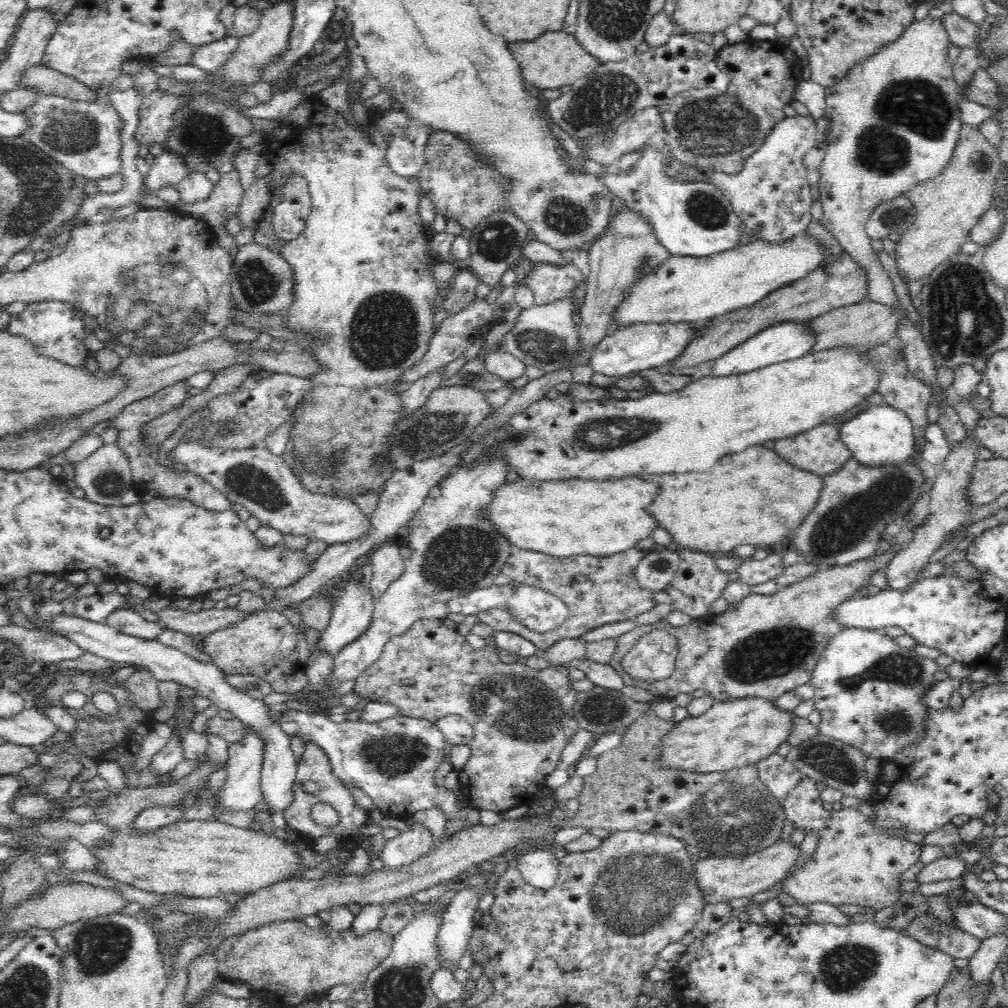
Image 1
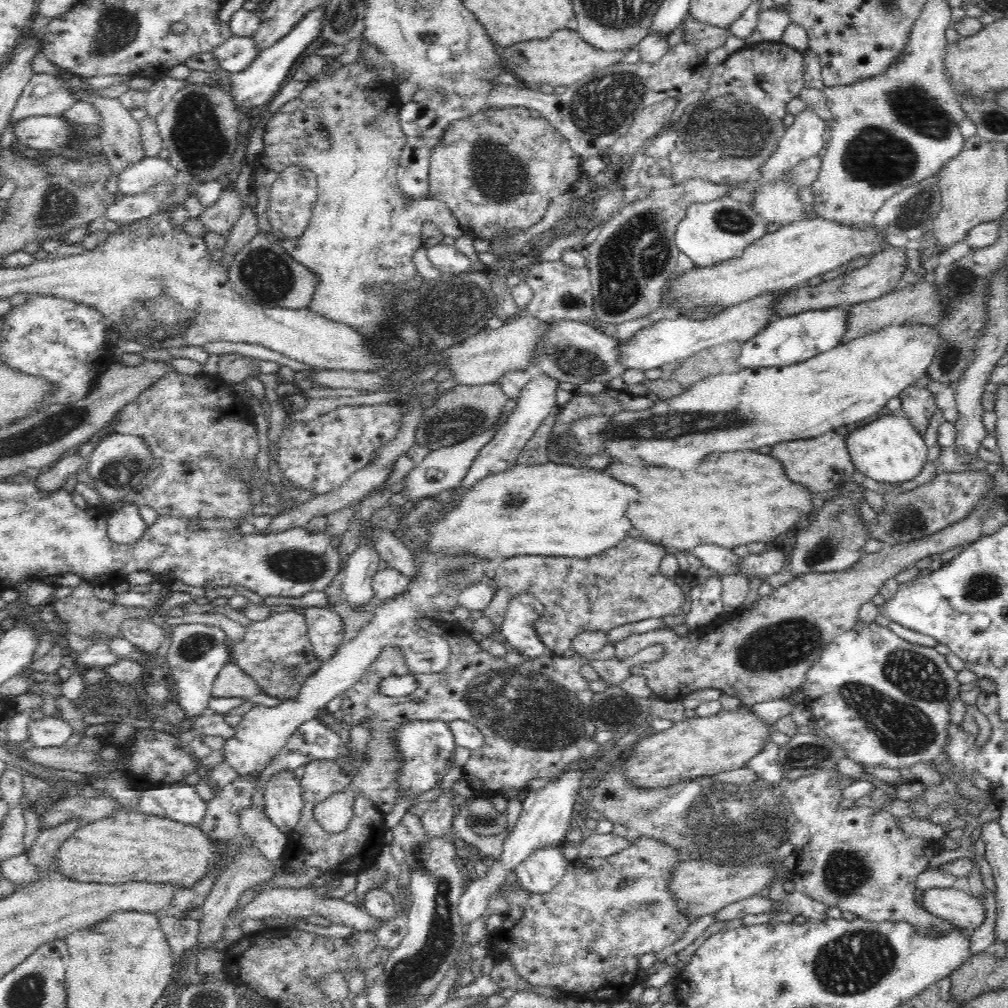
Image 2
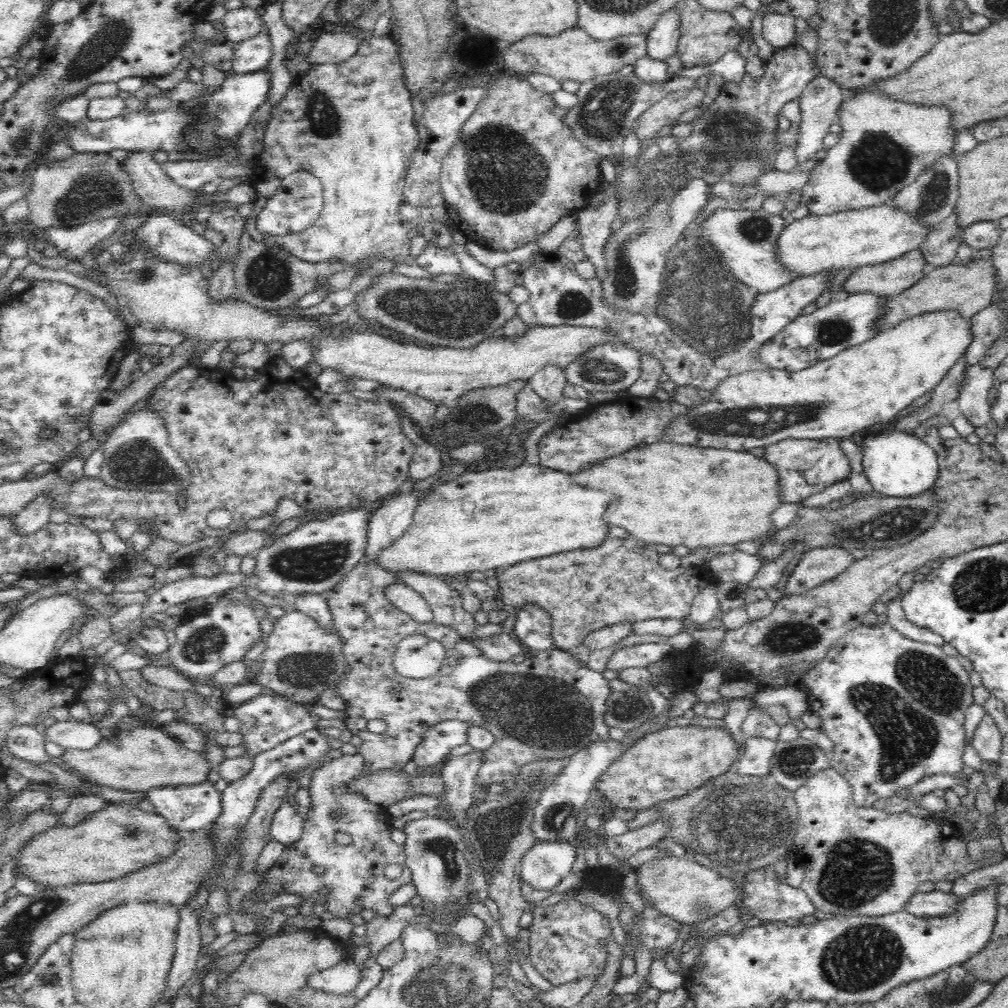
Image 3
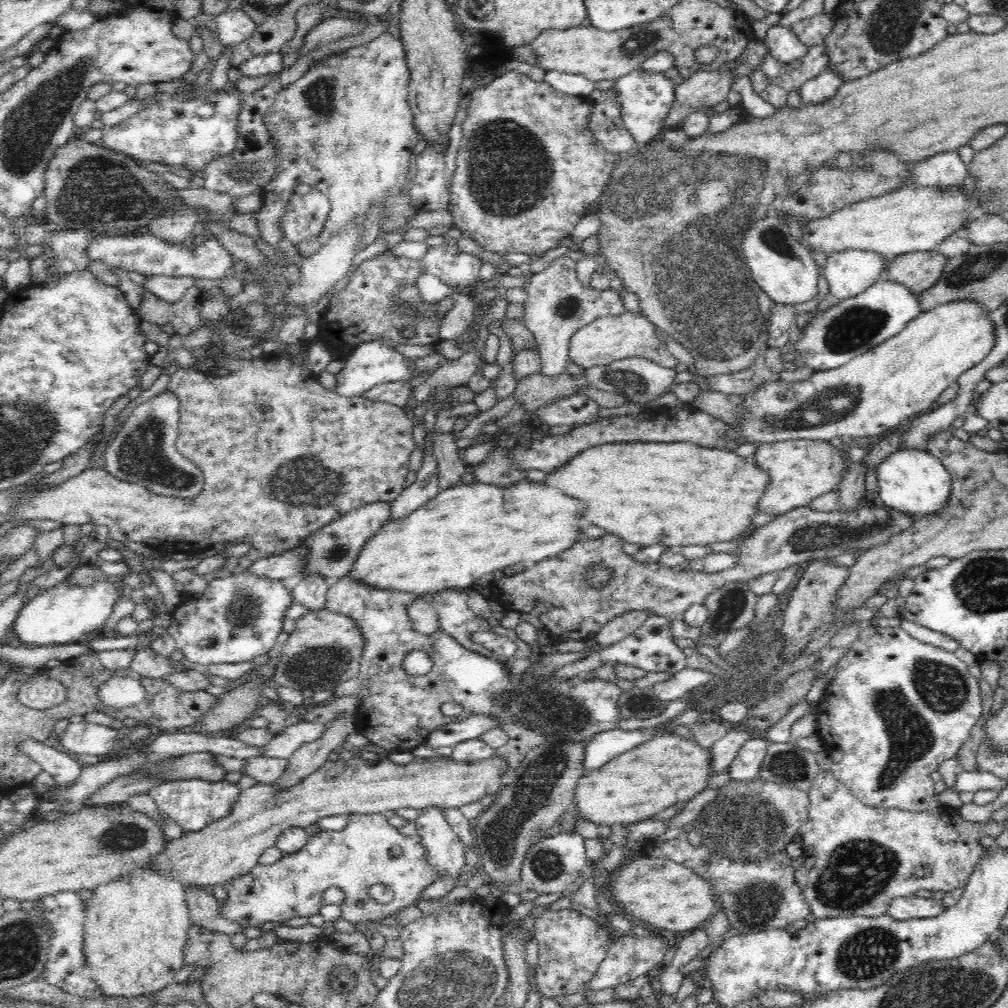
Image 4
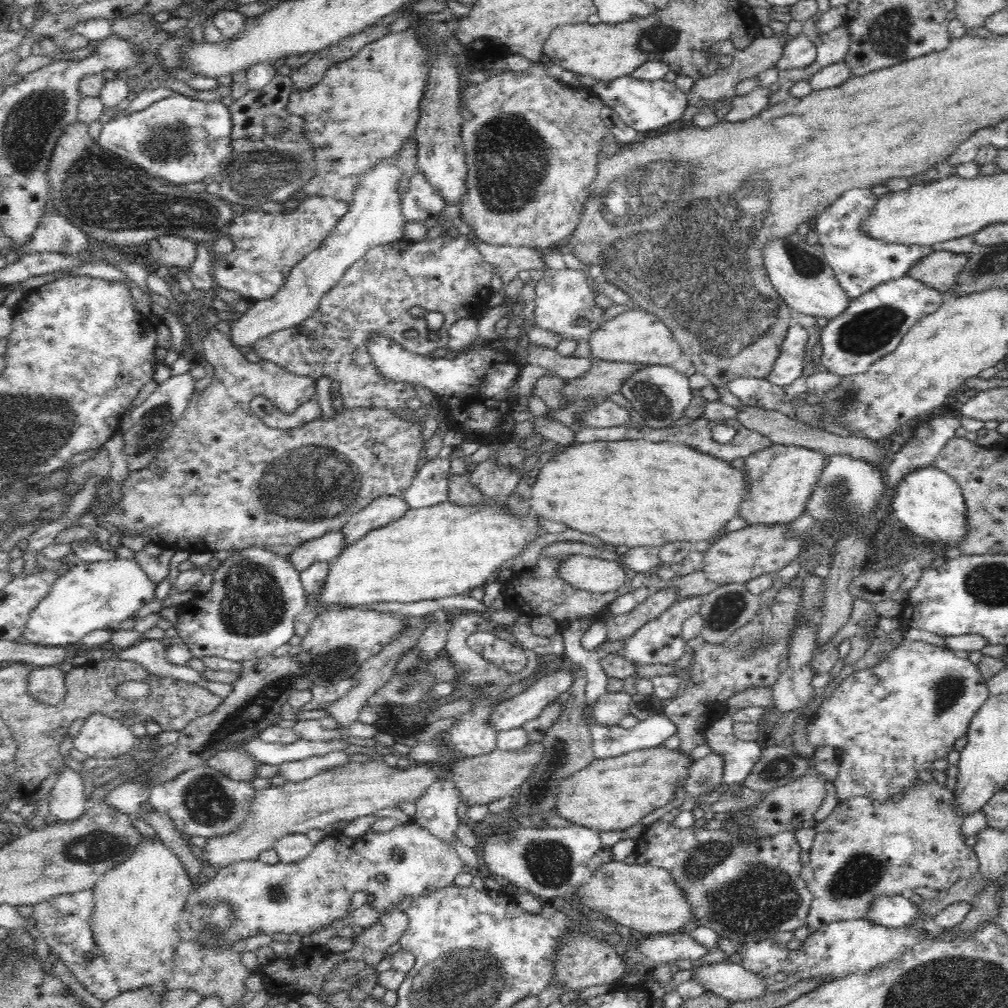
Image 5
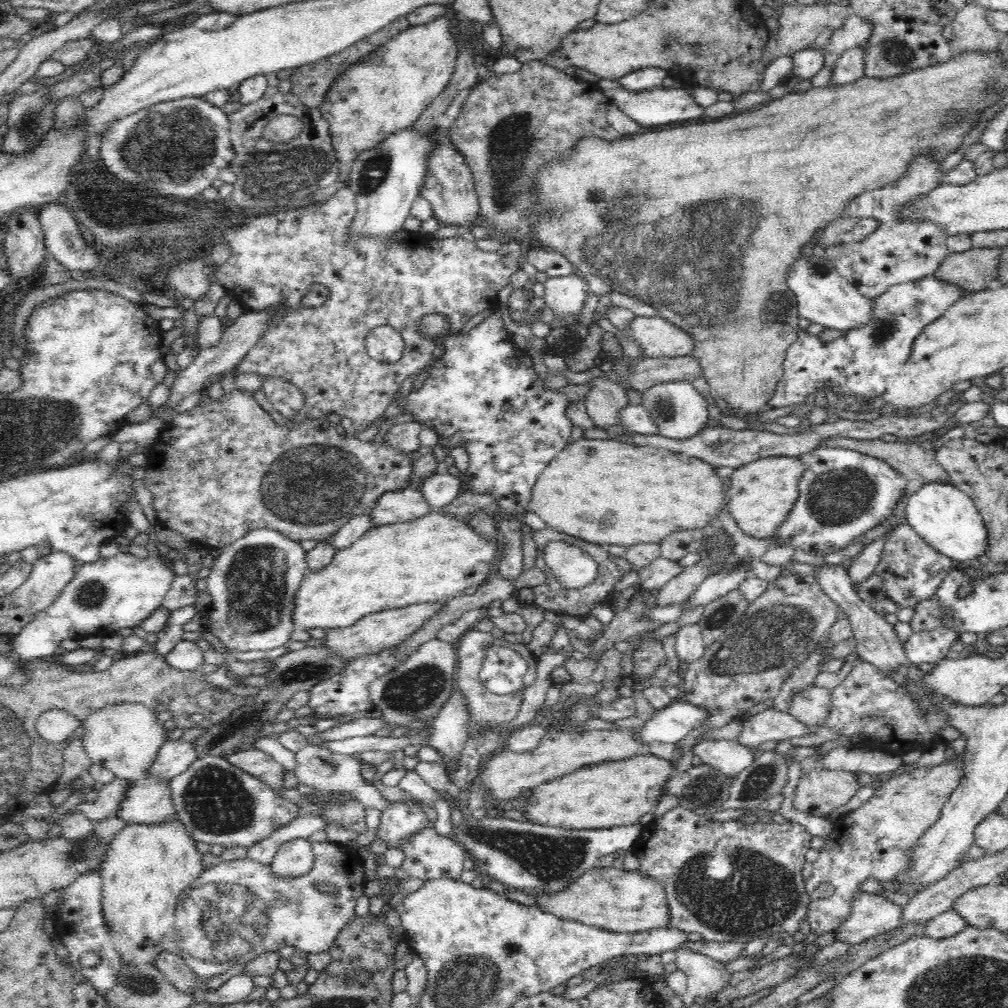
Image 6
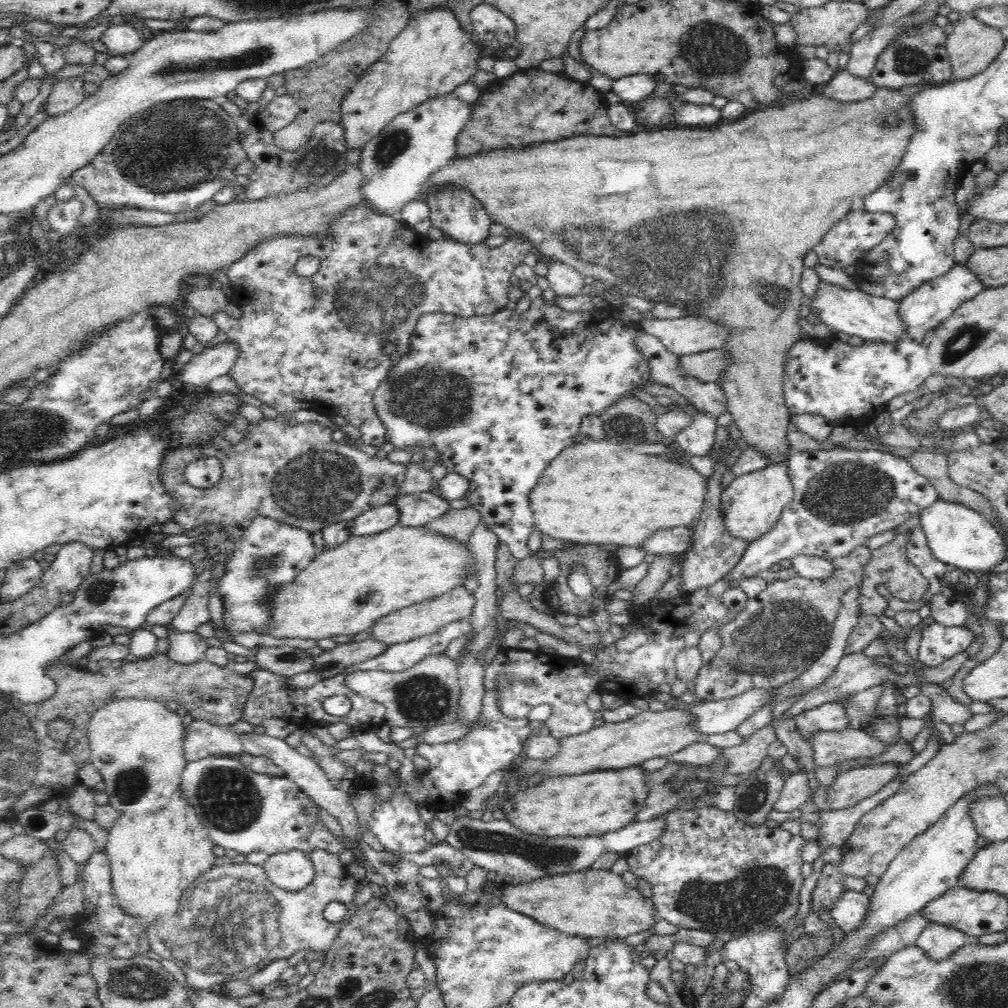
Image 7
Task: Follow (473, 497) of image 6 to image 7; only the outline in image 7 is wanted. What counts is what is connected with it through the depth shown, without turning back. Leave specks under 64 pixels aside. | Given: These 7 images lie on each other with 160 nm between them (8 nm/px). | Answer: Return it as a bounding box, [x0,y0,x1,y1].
[426,505,481,544]

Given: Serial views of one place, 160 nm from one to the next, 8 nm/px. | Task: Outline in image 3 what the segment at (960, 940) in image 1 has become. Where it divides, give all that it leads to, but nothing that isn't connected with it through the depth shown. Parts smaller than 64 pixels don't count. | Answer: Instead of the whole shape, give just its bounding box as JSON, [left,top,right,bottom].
[791,766,980,916]

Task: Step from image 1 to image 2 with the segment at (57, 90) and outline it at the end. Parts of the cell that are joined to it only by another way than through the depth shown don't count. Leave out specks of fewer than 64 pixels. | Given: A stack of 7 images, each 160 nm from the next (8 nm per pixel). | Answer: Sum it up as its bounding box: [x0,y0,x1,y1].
[70,88,145,173]

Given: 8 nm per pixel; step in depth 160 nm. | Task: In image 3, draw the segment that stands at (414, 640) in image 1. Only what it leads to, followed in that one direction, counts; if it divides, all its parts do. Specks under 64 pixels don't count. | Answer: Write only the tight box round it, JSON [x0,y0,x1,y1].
[323,556,612,787]

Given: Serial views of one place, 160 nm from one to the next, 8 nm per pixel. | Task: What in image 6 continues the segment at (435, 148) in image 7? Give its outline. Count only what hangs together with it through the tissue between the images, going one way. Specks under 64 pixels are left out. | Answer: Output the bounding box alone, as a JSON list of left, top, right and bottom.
[349,127,436,237]

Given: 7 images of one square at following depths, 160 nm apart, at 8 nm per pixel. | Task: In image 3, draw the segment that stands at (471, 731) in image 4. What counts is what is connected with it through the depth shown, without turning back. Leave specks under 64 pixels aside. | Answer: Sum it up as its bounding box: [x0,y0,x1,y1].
[413,720,470,771]

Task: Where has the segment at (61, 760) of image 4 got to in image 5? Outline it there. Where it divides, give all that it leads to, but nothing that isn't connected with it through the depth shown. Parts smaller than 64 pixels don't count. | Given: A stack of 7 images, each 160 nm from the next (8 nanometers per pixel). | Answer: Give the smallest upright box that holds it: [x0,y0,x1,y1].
[49,765,89,821]

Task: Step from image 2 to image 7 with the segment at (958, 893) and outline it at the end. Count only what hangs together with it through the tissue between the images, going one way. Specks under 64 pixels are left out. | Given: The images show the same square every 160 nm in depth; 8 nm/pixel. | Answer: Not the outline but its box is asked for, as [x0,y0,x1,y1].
[831,890,871,934]

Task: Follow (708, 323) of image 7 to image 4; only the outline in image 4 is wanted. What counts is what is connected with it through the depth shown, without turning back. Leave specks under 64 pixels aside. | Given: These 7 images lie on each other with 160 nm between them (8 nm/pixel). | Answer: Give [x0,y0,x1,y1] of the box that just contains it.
[569,310,677,369]

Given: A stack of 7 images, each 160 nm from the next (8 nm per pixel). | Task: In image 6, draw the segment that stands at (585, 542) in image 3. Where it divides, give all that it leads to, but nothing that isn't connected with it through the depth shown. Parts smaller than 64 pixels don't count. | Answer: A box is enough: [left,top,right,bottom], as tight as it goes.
[294,510,498,628]

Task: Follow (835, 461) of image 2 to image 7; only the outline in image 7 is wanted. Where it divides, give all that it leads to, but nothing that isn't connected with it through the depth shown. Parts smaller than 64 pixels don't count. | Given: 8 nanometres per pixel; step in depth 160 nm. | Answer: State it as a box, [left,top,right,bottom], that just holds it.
[720,464,793,542]

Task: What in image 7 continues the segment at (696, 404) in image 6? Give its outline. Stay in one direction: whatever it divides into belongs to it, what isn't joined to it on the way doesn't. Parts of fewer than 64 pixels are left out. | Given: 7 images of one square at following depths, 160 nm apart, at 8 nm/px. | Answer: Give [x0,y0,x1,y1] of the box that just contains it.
[675,407,717,457]

